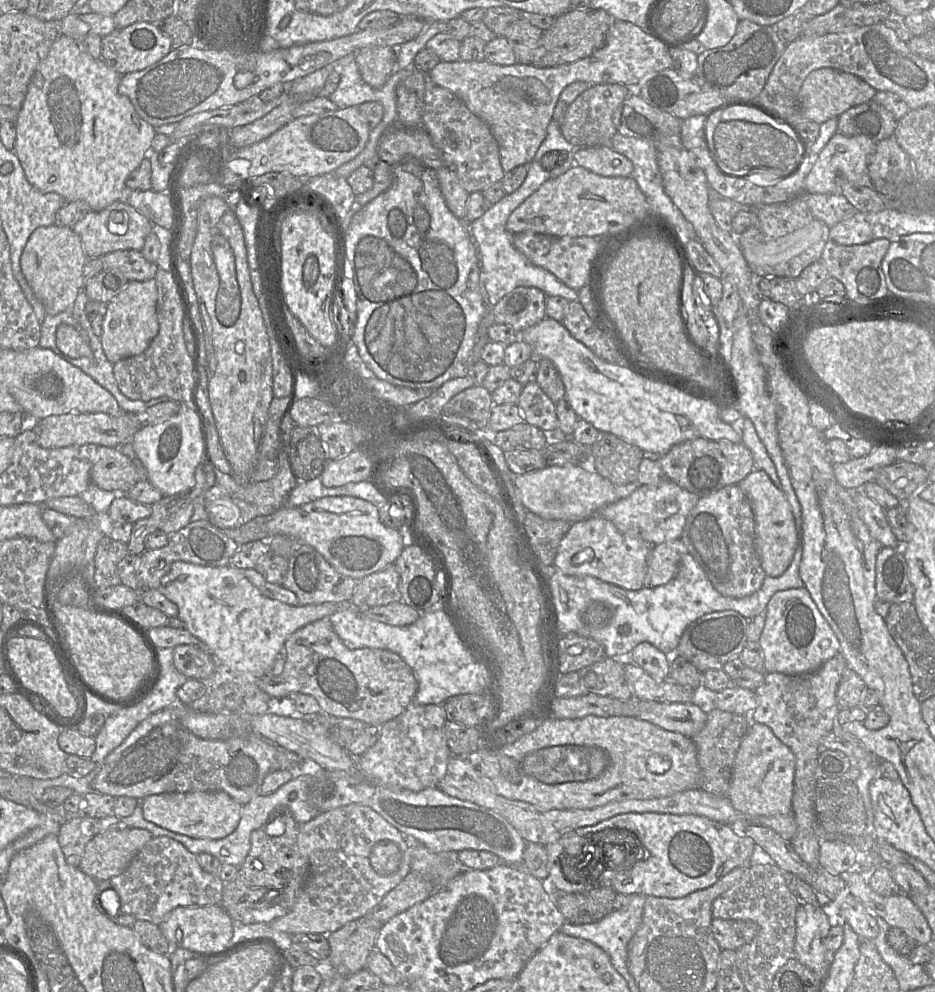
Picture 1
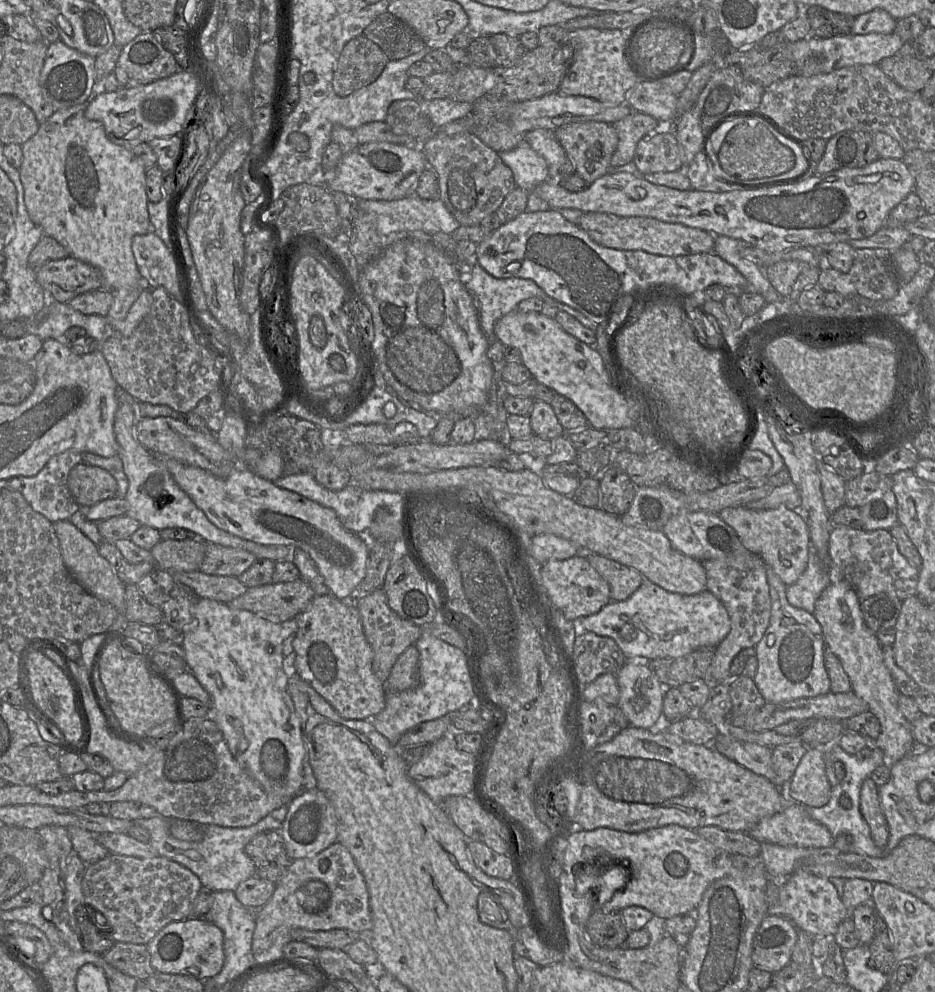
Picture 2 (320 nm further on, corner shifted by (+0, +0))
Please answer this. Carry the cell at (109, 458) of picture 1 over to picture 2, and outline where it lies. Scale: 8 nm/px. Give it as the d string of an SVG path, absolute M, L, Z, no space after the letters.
M83 463L70 471L67 486L80 508L90 508L106 499L115 498L118 487L108 471Z

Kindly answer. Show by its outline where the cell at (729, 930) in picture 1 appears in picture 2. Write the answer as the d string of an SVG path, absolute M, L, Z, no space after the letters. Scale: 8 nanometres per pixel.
M767 915L761 922L753 941L754 967L776 974L791 962L797 942L797 928L780 915Z

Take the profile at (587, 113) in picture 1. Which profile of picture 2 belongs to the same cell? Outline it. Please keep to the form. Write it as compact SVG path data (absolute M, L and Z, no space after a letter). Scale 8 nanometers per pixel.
M637 111L612 125L618 136L617 148L611 159L612 167L633 161L638 142L664 126L653 116Z

